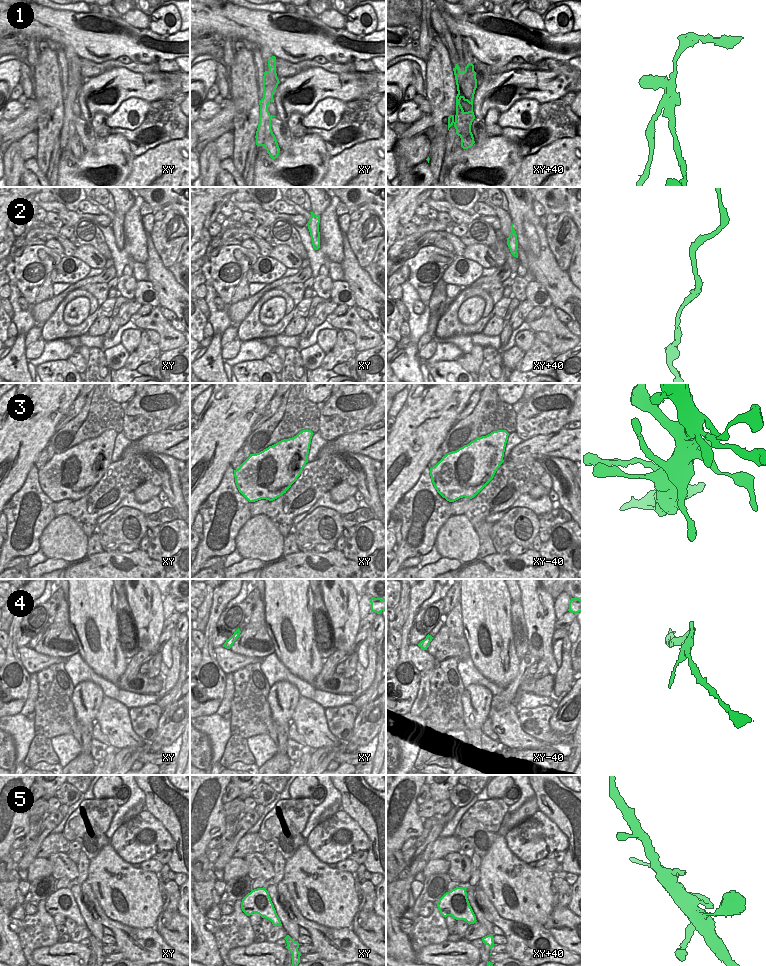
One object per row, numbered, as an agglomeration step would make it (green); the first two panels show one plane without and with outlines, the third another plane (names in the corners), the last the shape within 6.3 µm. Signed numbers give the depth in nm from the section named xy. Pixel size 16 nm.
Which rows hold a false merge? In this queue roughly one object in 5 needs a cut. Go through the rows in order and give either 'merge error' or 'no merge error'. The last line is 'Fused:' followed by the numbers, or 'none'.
1: merge error
2: no merge error
3: no merge error
4: no merge error
5: no merge error
Fused: 1

